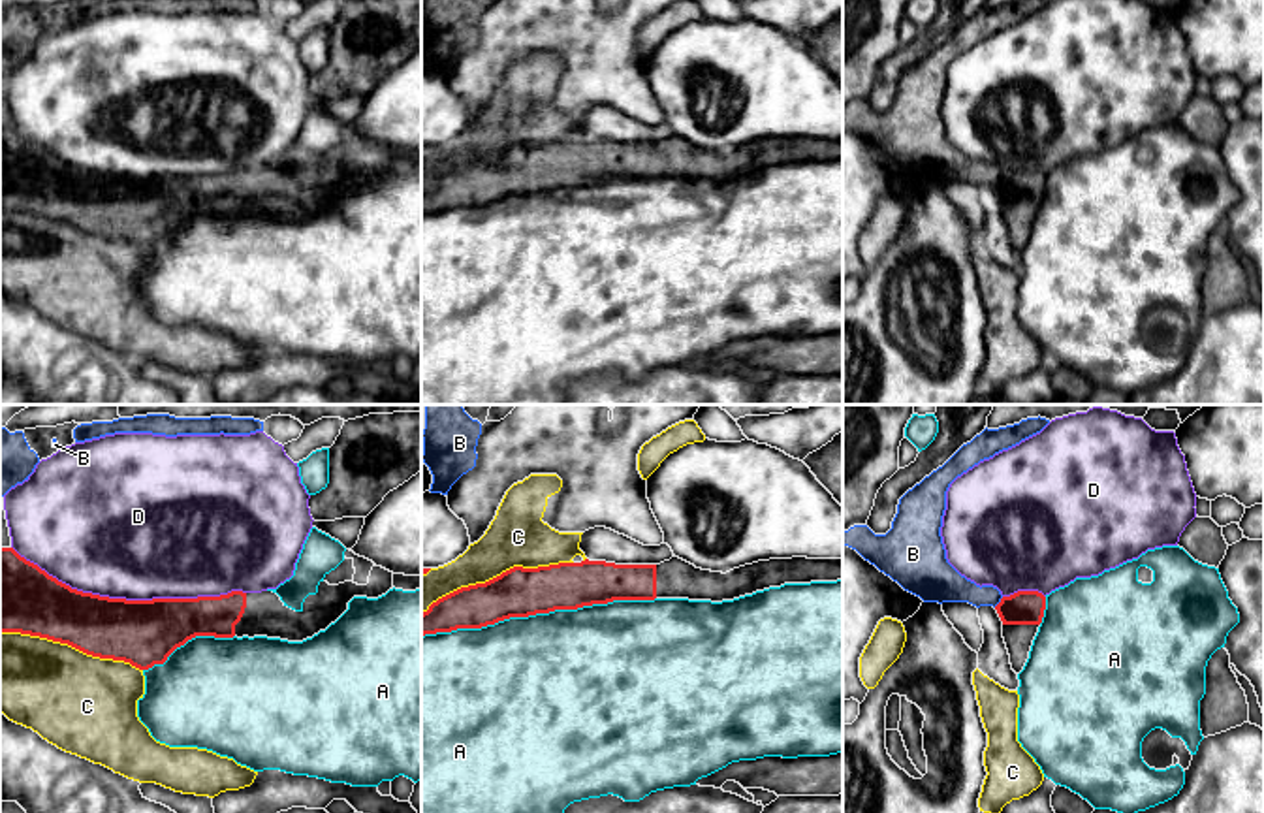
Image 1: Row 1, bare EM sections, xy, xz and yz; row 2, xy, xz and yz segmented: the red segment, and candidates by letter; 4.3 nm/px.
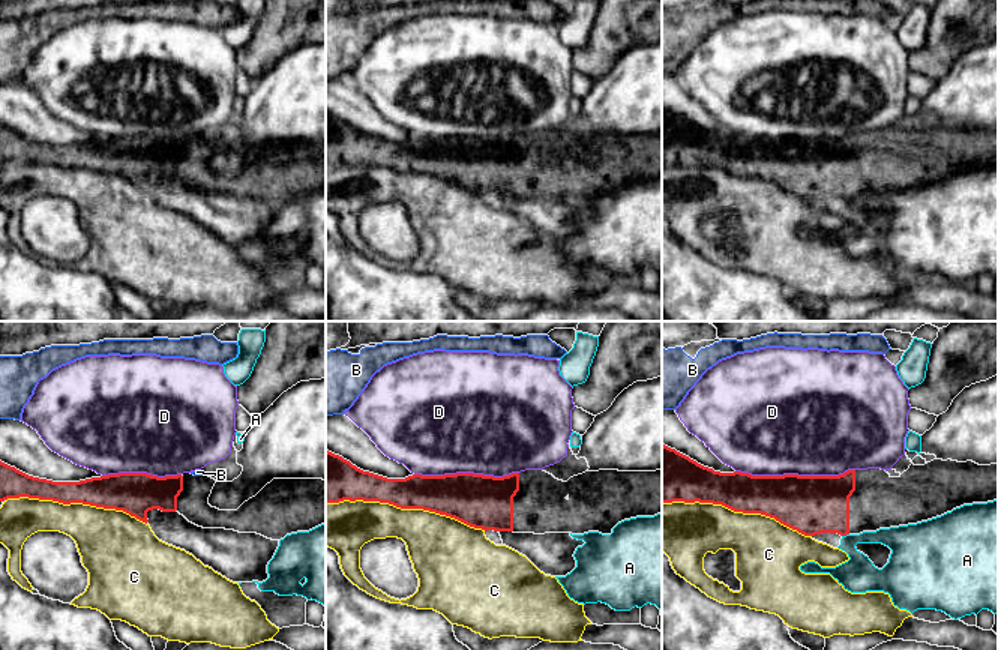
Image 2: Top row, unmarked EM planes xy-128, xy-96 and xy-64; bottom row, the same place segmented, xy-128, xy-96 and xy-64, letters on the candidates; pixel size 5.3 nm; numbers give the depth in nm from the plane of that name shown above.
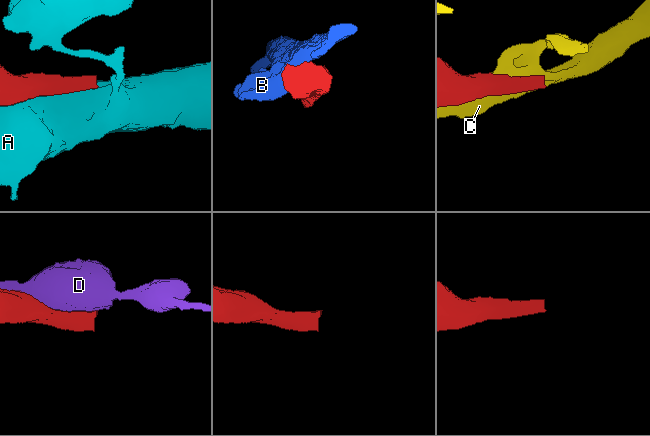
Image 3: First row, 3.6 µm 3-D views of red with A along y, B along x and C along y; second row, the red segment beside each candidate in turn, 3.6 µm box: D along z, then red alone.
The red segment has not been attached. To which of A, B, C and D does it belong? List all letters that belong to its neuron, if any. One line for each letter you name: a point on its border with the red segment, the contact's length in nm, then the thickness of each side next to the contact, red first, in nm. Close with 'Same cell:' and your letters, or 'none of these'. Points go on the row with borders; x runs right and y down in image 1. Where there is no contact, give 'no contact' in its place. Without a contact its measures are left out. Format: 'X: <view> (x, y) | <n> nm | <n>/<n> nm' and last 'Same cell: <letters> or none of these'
Same cell: none of these

